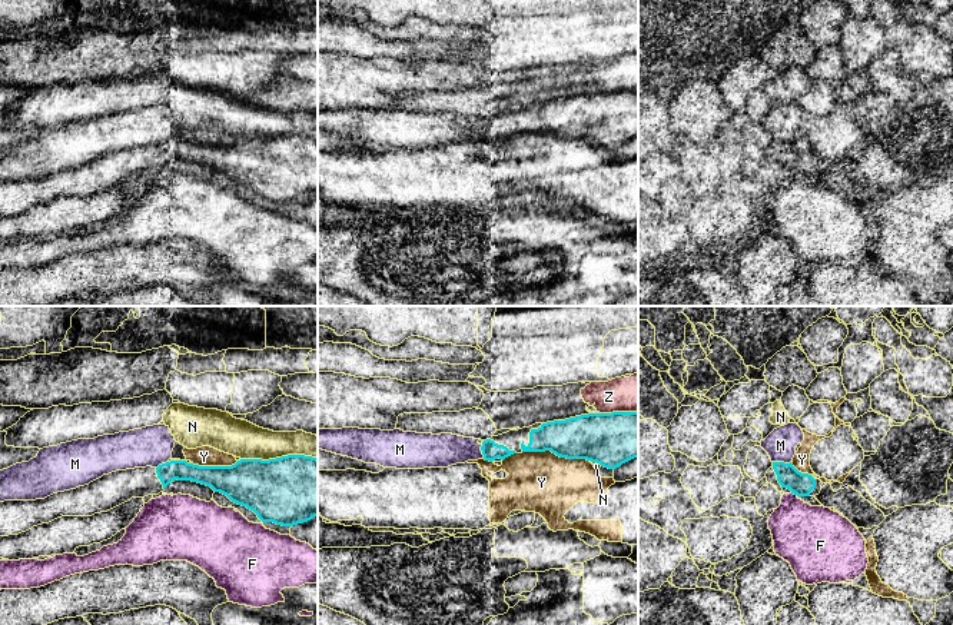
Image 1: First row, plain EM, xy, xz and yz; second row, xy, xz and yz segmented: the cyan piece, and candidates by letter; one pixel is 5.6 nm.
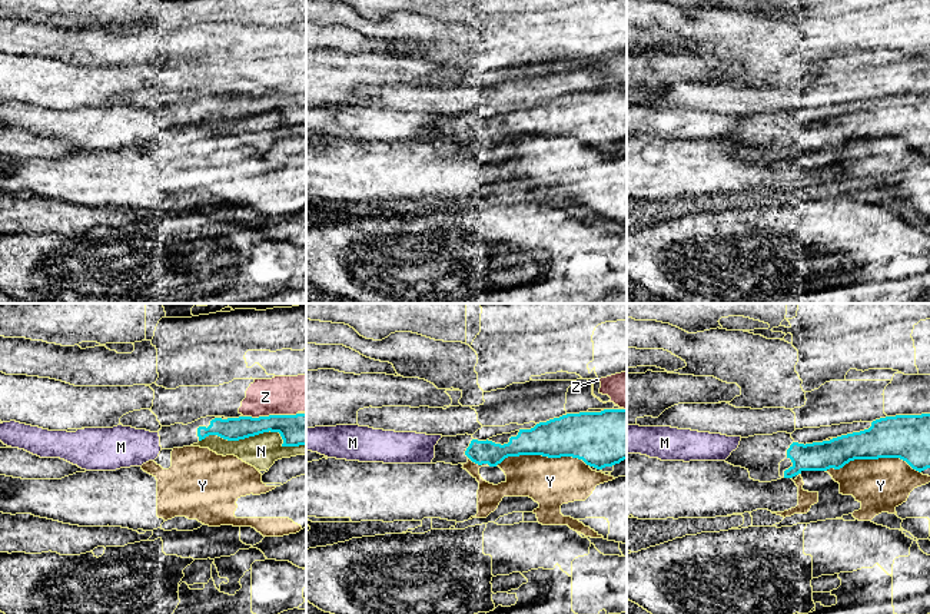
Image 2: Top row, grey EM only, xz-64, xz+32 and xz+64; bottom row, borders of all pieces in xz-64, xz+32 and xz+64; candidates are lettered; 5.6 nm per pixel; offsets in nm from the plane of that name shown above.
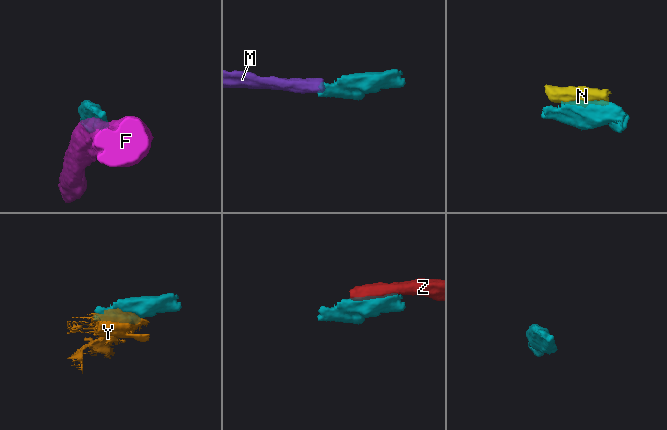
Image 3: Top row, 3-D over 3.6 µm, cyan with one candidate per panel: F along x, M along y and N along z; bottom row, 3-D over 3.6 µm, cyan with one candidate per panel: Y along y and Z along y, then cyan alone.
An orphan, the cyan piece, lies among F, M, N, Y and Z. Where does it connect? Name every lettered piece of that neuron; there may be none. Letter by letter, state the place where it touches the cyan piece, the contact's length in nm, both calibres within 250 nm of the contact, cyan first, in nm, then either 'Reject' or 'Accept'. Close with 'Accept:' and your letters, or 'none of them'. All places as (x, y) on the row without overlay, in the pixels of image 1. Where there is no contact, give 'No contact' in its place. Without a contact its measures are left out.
F: Touches cyan at yz (794, 173). Shared border 40 nm. Thickness 130 nm (cyan) against 360 nm. Reject
M: Touches cyan at yz (782, 142). Shared border 100 nm. Thickness 130 nm (cyan) against 170 nm. Reject
N: Touches cyan at xy (278, 138). Shared border 420 nm. Thickness 380 nm (cyan) against 200 nm. Reject
Y: Touches cyan at xz (555, 133). Shared border 380 nm. Thickness 280 nm (cyan) against 340 nm. Reject
Z: Touches cyan at xz (618, 92). Shared border 220 nm. Thickness 300 nm (cyan) against 200 nm. Reject
Accept: none of them

